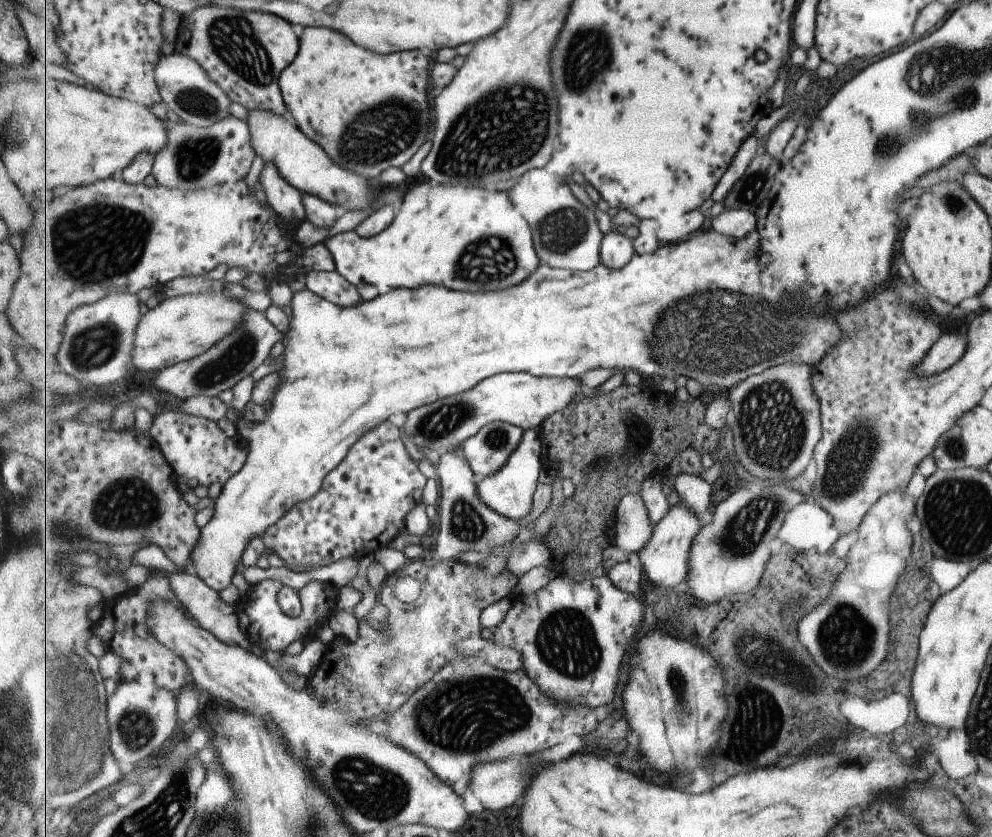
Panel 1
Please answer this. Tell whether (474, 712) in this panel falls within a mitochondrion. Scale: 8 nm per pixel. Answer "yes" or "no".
yes

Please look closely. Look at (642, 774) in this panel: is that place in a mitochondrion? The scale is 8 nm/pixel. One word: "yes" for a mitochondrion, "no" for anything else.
no

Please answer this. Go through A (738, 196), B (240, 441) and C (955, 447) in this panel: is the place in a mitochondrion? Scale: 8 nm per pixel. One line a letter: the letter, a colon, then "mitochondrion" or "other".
A: mitochondrion
B: other
C: mitochondrion

